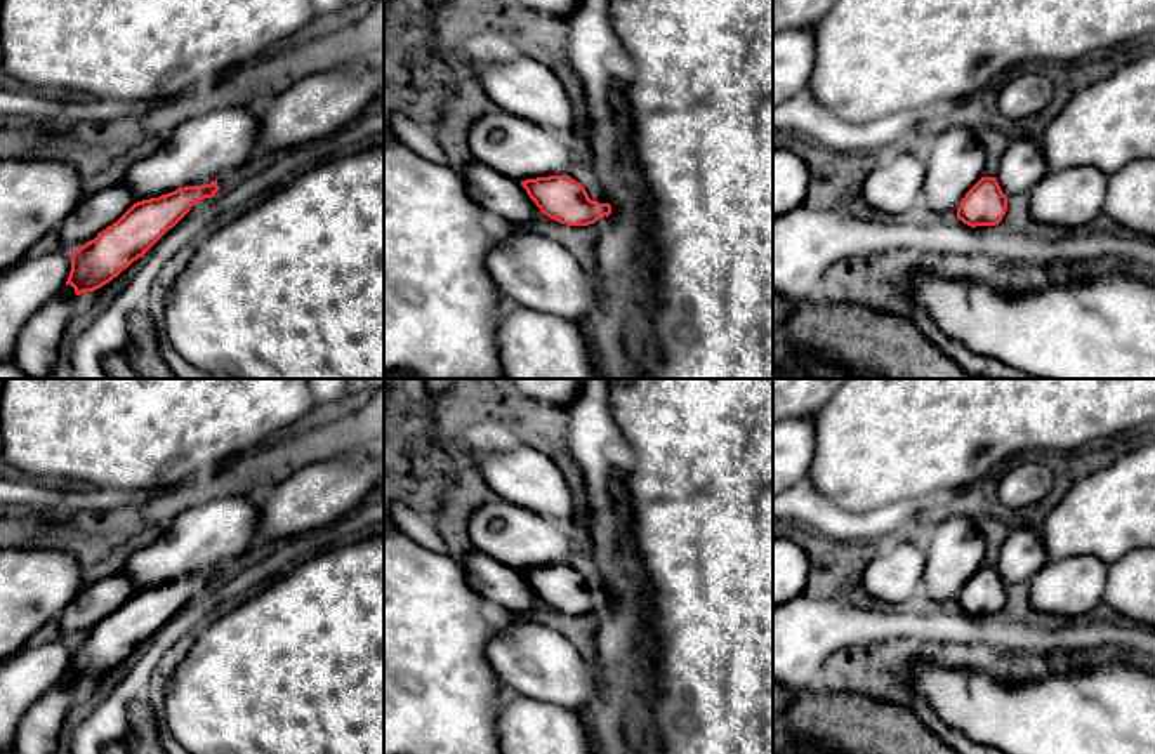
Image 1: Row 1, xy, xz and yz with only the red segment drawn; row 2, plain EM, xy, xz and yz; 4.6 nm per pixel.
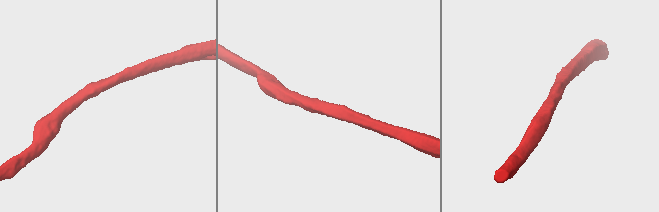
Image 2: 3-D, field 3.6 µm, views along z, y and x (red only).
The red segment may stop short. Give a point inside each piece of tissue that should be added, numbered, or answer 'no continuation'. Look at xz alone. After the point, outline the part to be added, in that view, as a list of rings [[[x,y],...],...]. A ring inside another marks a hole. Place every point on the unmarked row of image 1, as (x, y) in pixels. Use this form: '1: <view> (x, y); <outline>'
no continuation

